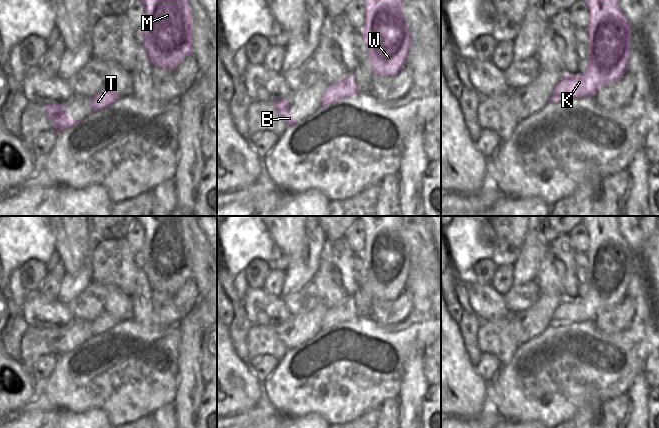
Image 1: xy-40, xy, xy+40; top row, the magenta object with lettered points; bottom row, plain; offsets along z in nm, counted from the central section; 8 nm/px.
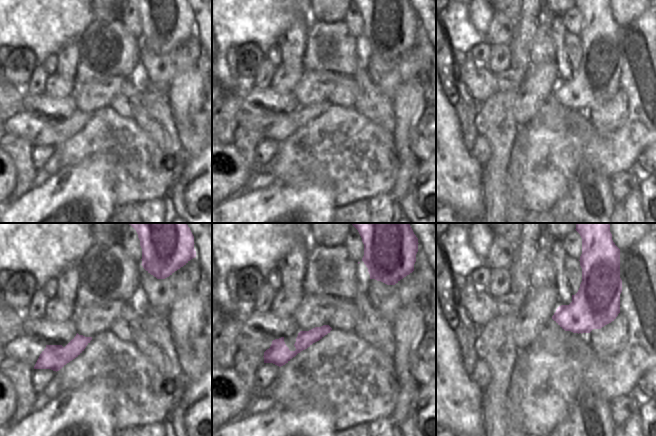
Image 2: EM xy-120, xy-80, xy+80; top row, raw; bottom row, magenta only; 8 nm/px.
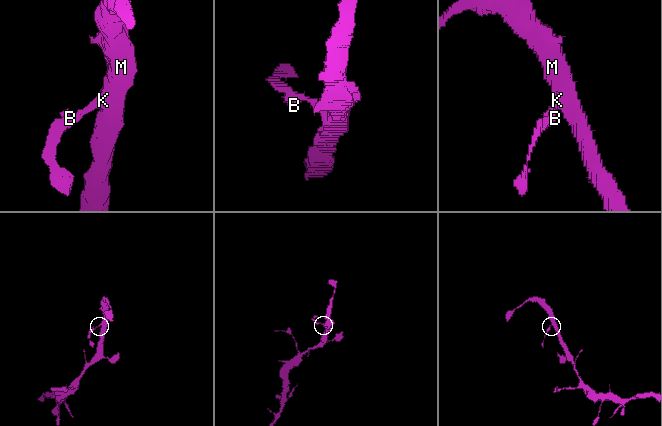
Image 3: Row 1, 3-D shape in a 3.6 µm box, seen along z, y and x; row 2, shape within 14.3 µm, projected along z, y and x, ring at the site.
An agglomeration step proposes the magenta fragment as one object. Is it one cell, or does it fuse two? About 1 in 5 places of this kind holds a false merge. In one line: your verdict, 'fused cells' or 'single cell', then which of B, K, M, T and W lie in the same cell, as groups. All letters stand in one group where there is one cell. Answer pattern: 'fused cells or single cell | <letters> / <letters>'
single cell | B K M T W

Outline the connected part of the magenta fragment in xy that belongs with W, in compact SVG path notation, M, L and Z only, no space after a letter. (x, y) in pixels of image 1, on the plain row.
M359 216L359 220L365 229L365 247L361 257L373 297L375 300L396 300L405 290L411 267L401 216Z

